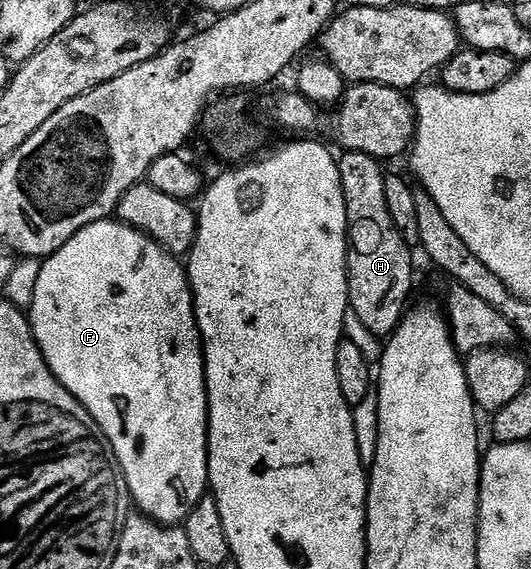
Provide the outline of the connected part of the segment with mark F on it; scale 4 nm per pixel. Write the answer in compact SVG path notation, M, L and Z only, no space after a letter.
M119 220L95 222L78 232L58 252L40 263L38 284L34 284L34 300L26 310L28 321L36 337L38 348L52 369L52 375L87 408L98 428L112 446L116 463L124 474L124 482L135 509L145 518L161 526L179 527L194 512L194 508L209 493L208 484L208 385L204 379L204 348L200 330L196 326L196 303L192 301L192 287L188 284L188 272L181 259L167 254L160 245L143 230L135 230Z

